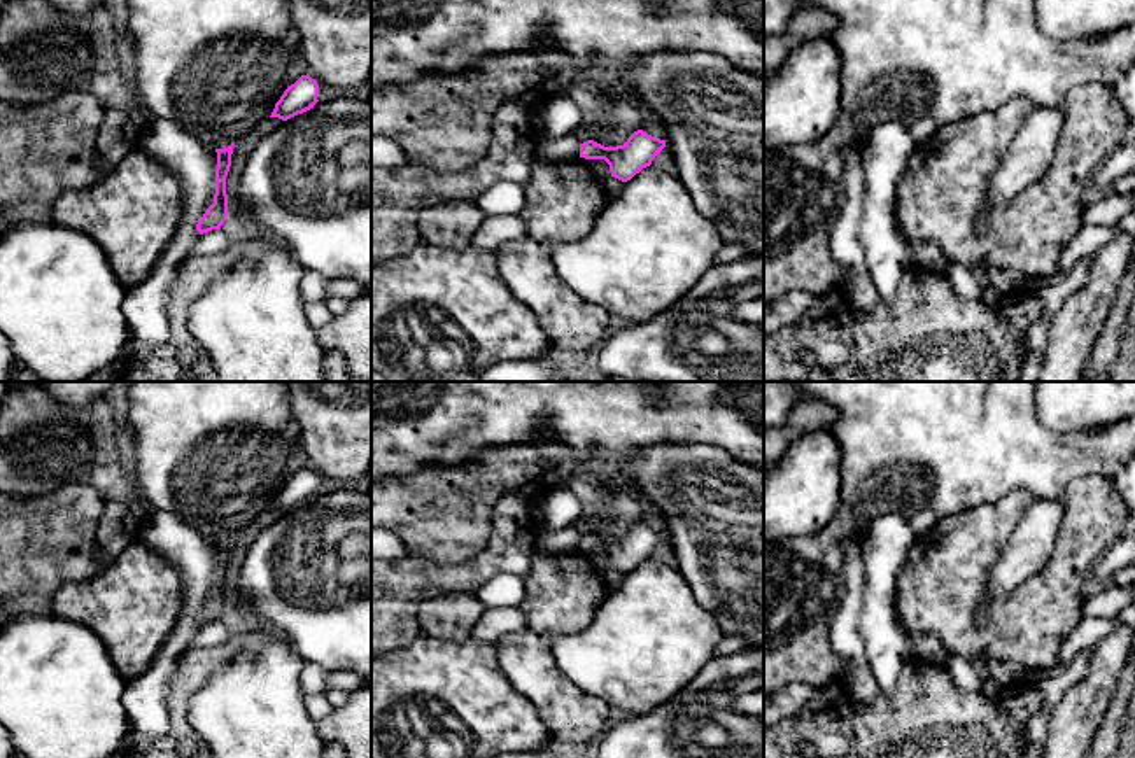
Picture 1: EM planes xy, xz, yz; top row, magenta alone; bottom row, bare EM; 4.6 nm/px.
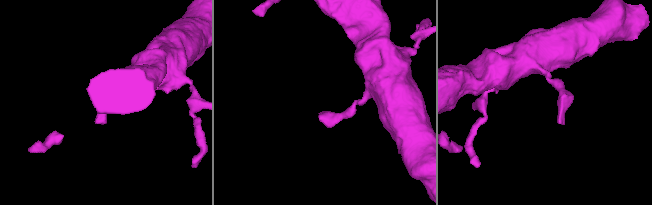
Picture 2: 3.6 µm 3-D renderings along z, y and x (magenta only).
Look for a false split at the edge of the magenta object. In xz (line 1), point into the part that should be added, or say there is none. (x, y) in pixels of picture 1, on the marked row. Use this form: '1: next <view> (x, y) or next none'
1: next none

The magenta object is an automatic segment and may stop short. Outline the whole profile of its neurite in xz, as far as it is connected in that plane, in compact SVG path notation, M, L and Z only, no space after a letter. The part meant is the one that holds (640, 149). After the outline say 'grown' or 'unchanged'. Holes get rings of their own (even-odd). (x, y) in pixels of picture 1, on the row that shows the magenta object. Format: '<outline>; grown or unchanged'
M643 130L634 131L624 145L604 147L594 140L580 144L580 158L604 159L615 179L627 182L666 147L666 140L655 138Z; unchanged

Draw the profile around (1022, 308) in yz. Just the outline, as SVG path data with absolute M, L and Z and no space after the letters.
M1026 285L997 305L1018 336L1023 355L1028 352L1028 329L1042 317L1042 301L1033 287Z

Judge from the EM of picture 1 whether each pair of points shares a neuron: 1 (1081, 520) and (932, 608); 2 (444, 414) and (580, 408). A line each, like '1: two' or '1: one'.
1: one
2: one

